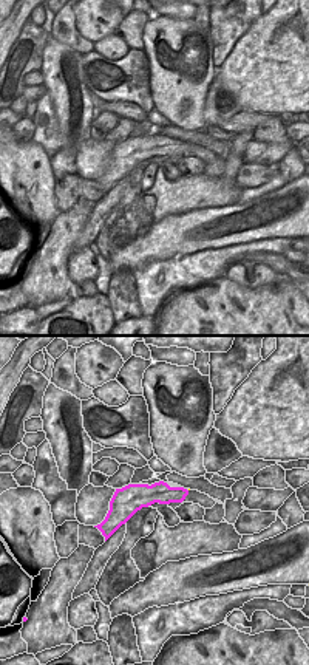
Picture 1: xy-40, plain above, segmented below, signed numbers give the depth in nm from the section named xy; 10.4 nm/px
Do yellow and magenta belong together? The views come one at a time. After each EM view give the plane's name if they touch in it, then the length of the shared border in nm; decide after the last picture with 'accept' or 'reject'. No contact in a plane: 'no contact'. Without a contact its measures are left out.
no contact

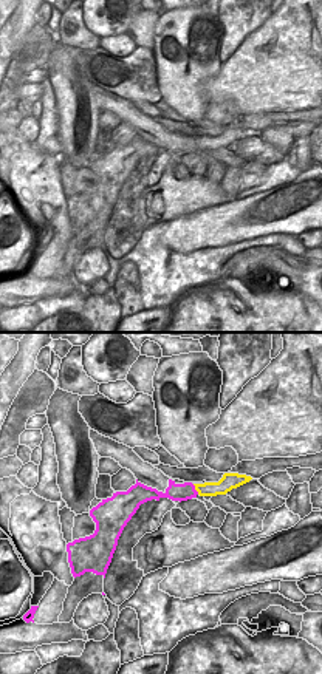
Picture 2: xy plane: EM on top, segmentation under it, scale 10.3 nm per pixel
xy | 130 nm

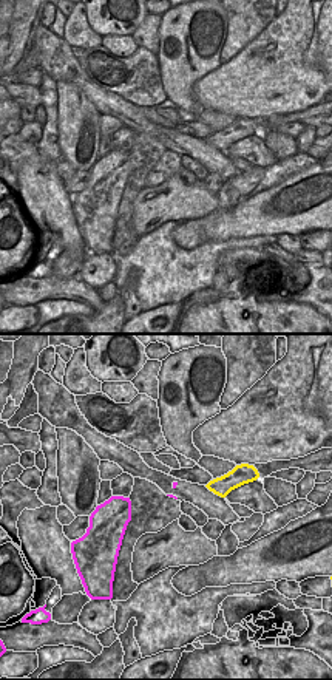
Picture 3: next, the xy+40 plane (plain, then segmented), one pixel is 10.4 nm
no contact

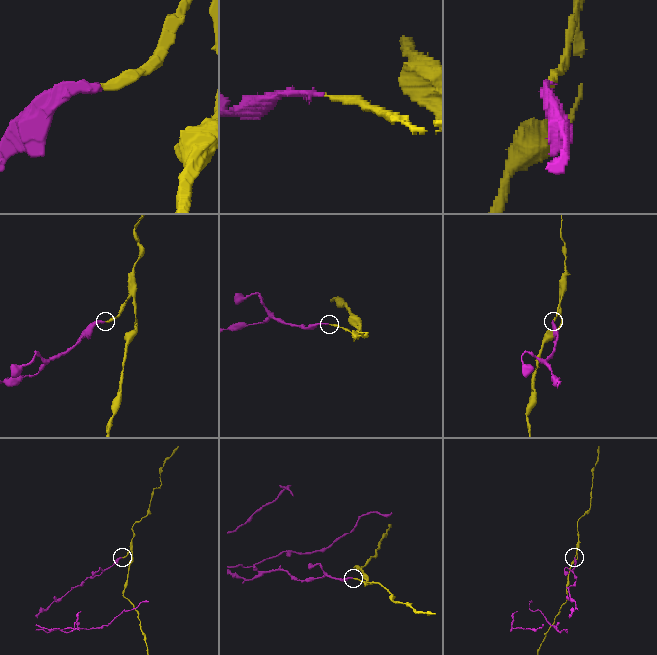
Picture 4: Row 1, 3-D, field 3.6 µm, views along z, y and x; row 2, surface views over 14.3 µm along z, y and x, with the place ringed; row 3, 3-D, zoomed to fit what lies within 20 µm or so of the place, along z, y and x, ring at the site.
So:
accept

